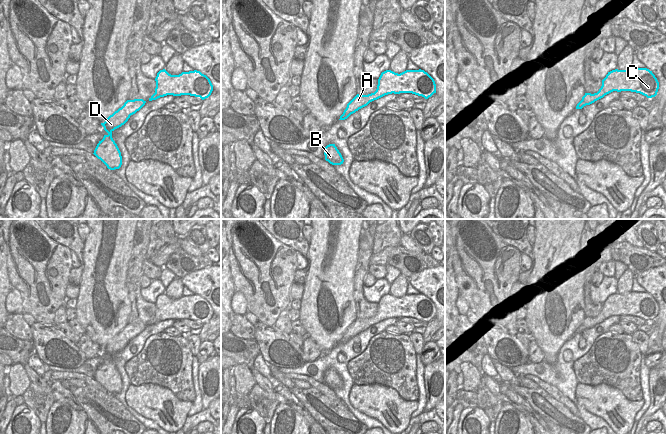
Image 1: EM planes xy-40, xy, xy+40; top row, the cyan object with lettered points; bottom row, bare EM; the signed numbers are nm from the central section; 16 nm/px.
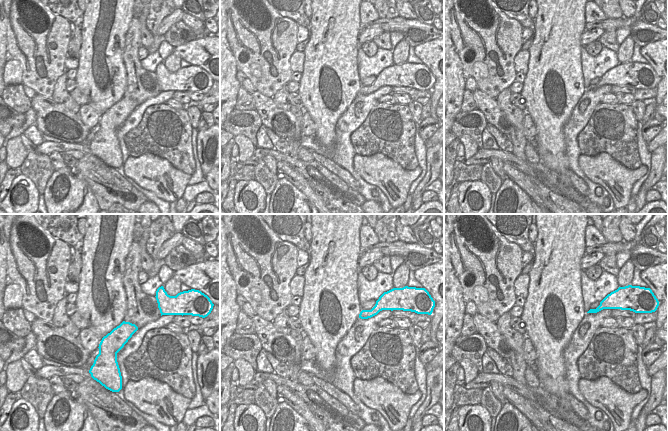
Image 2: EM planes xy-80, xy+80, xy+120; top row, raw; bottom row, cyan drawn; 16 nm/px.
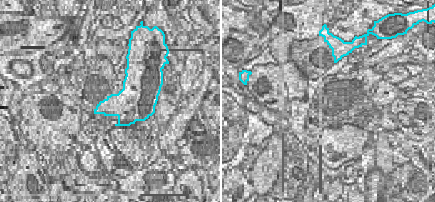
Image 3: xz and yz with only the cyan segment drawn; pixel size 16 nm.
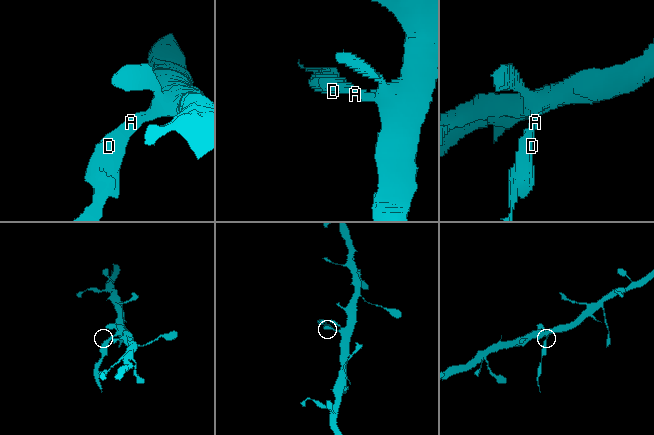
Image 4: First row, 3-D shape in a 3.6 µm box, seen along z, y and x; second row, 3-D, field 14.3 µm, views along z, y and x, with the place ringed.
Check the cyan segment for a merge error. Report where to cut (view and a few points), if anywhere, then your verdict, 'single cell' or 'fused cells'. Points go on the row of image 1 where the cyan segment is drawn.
cut in xy-40 along (161, 87), (156, 98); fused cells

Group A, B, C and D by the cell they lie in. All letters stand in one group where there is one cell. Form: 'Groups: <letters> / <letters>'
Groups: A B D / C

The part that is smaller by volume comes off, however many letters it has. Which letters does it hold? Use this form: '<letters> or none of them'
A, B, D

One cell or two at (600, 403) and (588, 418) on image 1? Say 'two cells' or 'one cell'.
two cells

